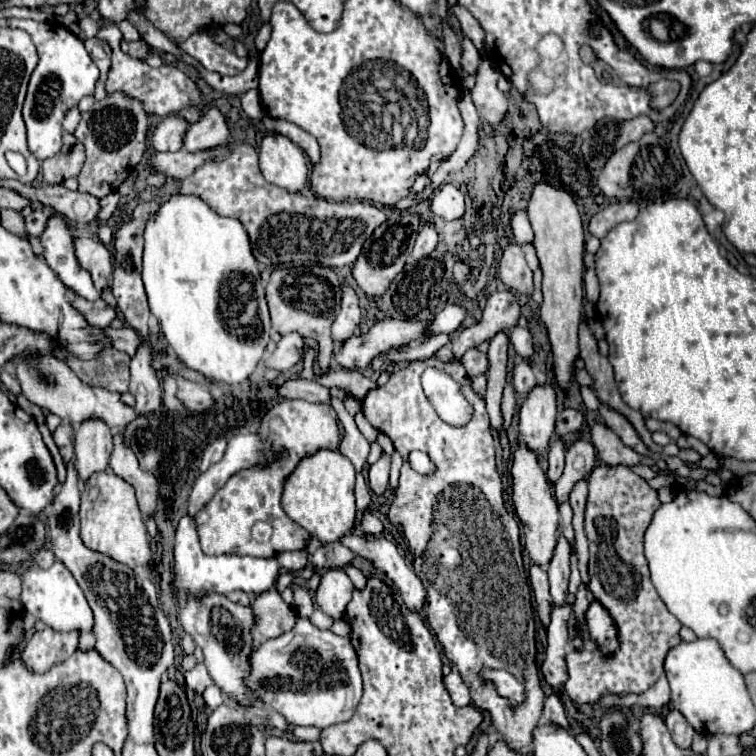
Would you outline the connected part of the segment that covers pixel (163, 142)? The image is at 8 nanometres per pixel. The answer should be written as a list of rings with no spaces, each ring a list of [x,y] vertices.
[[[174,115],[162,119],[156,131],[150,137],[150,145],[156,151],[178,151],[182,149],[182,135],[186,133],[188,123],[184,119],[174,119]]]

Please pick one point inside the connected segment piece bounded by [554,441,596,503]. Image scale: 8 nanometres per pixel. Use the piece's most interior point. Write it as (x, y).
(580, 459)

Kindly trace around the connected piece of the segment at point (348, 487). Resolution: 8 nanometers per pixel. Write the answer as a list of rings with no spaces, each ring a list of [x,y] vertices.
[[[318,451],[318,455],[302,459],[298,471],[286,481],[282,507],[294,523],[304,527],[318,541],[332,543],[342,539],[352,531],[356,521],[354,465],[338,451]]]

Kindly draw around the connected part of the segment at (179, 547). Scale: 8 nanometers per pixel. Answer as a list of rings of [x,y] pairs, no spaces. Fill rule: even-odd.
[[[186,513],[178,521],[178,527],[176,527],[174,579],[172,579],[176,597],[192,597],[192,599],[200,601],[212,591],[220,593],[220,595],[228,595],[232,591],[244,591],[248,595],[258,595],[258,593],[274,587],[276,577],[280,573],[280,565],[274,557],[262,559],[262,557],[248,557],[248,555],[220,555],[220,557],[204,555],[204,551],[200,549],[198,533],[194,531],[196,529],[194,525],[196,525],[194,517]]]

